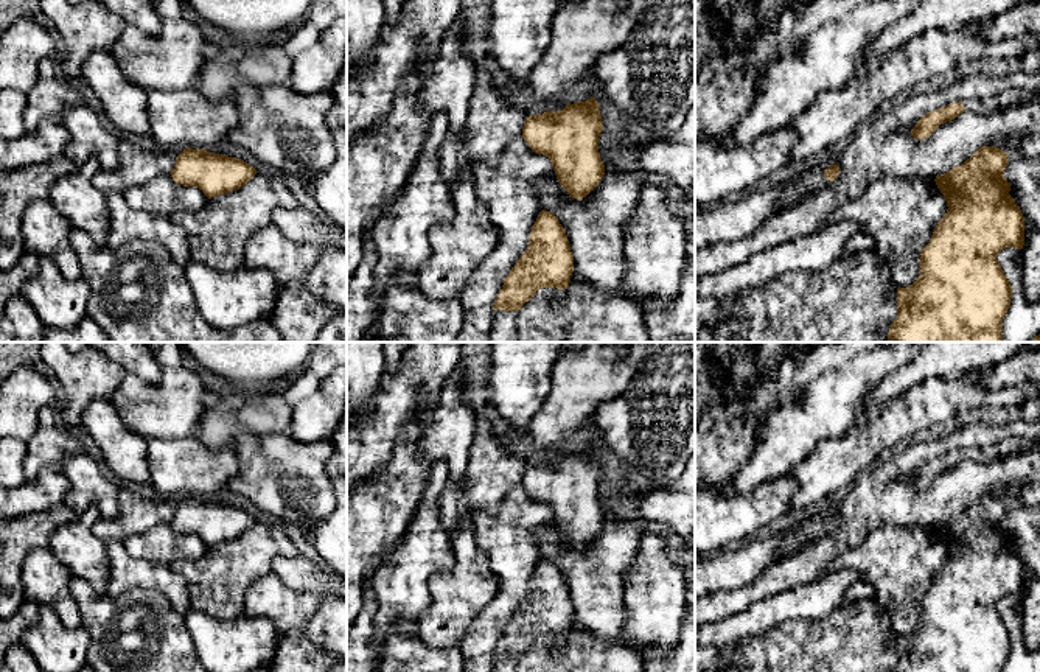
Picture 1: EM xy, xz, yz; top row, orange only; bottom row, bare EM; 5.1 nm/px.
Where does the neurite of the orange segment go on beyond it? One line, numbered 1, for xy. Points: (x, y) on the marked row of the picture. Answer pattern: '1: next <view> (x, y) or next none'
1: next none

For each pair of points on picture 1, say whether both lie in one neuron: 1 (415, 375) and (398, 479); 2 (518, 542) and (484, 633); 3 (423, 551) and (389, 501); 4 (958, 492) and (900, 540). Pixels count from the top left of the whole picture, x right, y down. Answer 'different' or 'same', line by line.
1: different
2: same
3: different
4: different

